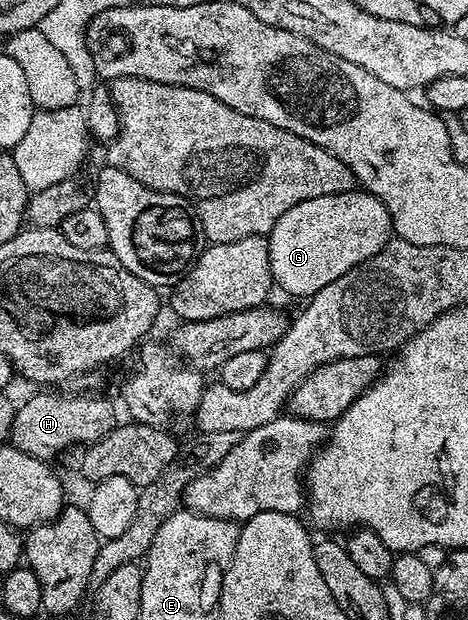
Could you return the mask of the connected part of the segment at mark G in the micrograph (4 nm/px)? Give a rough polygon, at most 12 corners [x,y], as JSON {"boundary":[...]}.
{"boundary":[[366,191],[297,203],[267,237],[274,284],[310,299],[393,237]]}

